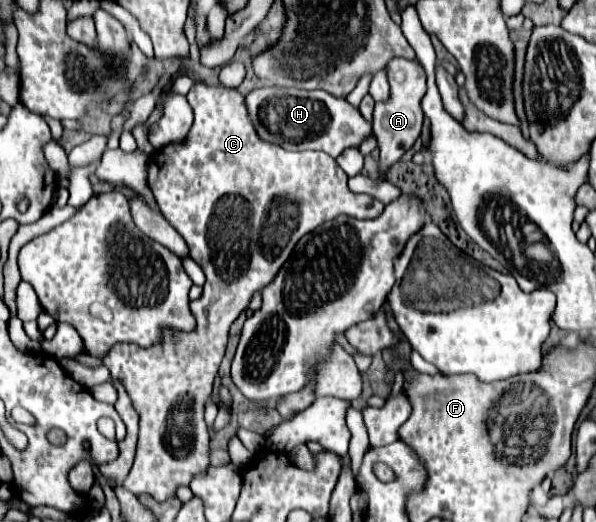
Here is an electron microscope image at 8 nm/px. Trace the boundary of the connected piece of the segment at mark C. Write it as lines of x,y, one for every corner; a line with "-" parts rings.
204,83
204,86
193,87
186,98
195,111
193,127
179,143
153,151
149,157
149,189
153,191
161,213
187,241
191,259
201,265
207,277
203,297
191,301
197,329
191,333
169,331
169,335
165,335
165,343
149,349
141,349
133,343
117,343
103,359
113,379
125,385
141,417
137,457
129,477
125,479
125,489
133,495
153,495
159,503
175,497
177,487
189,485
193,477
205,475
209,469
209,427
203,421
203,407
211,397
213,381
225,355
231,323
249,307
253,295
261,293
263,287
275,279
277,271
289,259
295,243
303,235
337,215
373,219
383,211
383,203
367,195
355,195
347,189
347,175
337,167
333,157
321,151
293,153
261,141
253,123
249,123
245,97
237,89

